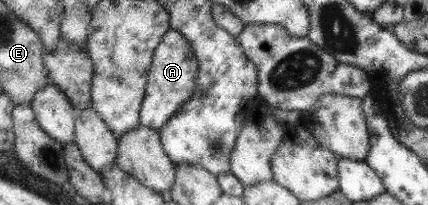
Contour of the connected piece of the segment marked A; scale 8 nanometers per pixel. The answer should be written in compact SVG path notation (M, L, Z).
M169 28L159 42L148 71L148 84L140 109L140 125L160 129L177 113L194 94L199 71L198 59L182 33Z

